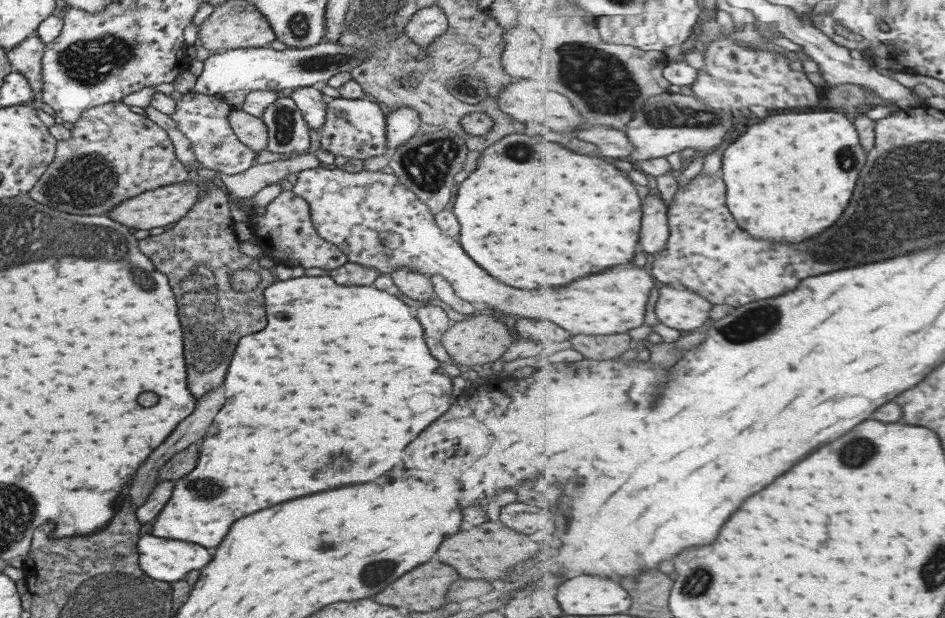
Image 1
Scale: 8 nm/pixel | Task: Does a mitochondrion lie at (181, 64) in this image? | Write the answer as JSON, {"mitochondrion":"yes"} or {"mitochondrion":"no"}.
{"mitochondrion":"no"}

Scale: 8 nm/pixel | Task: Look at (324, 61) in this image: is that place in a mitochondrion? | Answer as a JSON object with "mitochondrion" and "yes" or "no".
{"mitochondrion":"yes"}

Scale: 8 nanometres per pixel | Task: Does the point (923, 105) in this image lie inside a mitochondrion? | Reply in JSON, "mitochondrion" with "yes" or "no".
{"mitochondrion":"no"}

